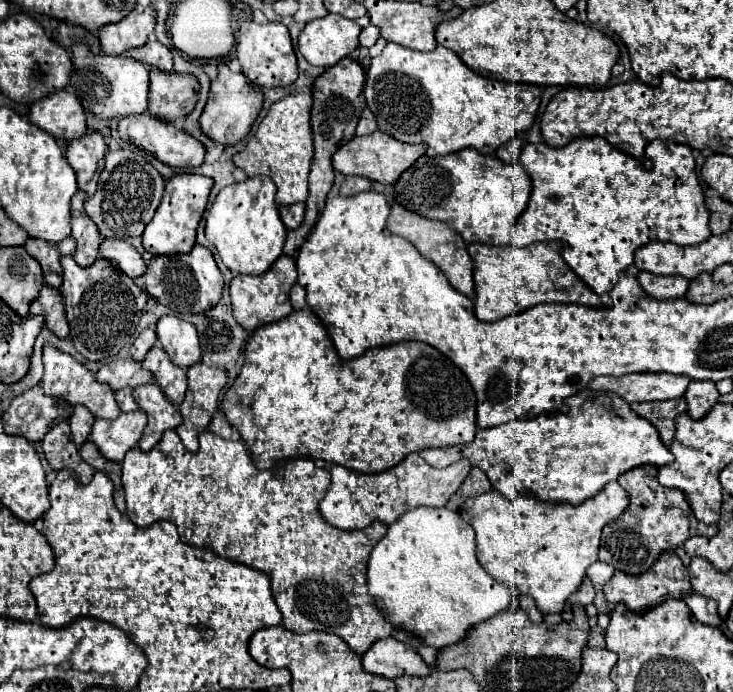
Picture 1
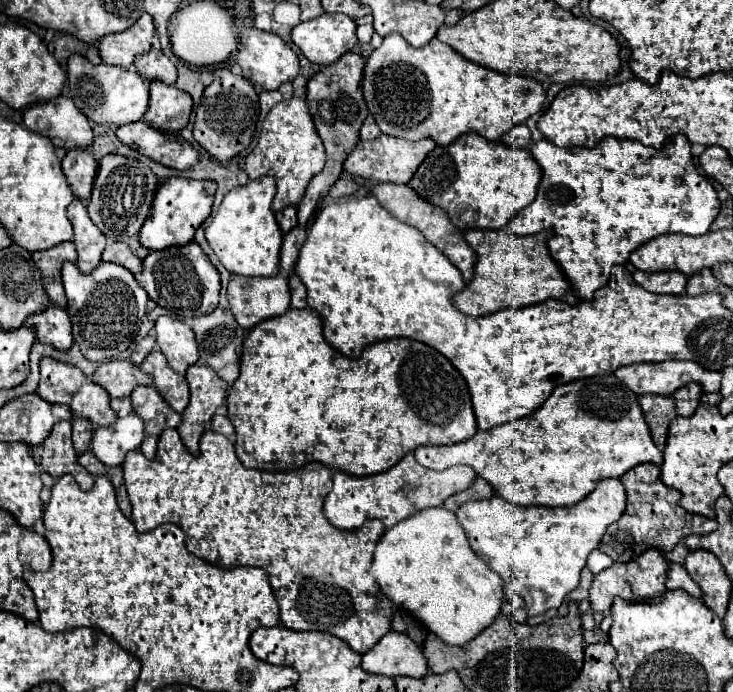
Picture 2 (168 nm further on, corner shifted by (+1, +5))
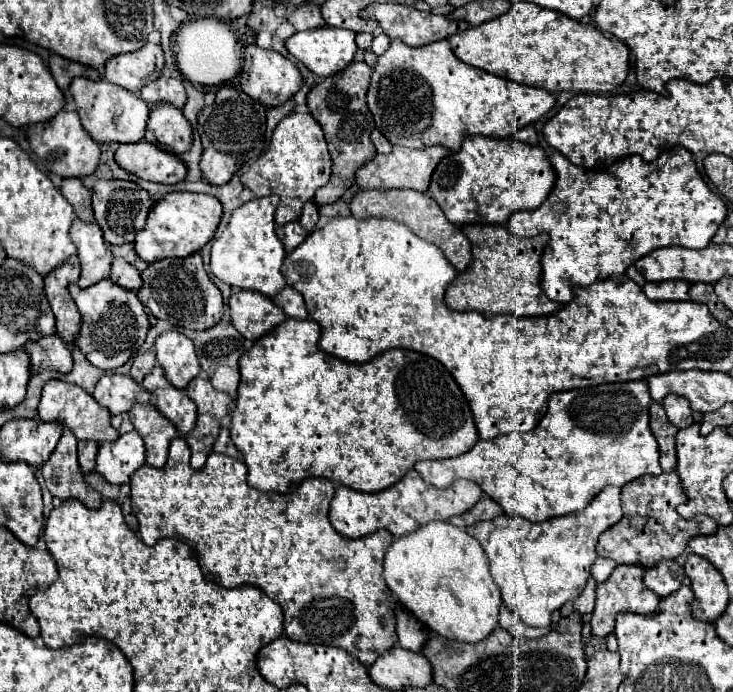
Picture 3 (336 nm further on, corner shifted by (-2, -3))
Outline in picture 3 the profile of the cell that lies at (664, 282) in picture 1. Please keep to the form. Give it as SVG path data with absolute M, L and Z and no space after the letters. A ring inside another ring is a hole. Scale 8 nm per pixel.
M677 279L677 281L665 281L665 283L645 283L643 287L645 295L653 301L687 301L689 295L689 283Z

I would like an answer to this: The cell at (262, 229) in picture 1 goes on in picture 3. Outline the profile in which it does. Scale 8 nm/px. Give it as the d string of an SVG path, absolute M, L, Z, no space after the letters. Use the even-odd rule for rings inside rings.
M259 197L243 203L233 211L223 235L211 245L211 273L231 287L253 289L267 297L273 297L285 287L281 265L285 259L285 247L275 233L275 209L279 197Z

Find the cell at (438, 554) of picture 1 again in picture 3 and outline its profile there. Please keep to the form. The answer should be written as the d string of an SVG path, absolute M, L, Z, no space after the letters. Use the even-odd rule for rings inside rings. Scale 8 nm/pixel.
M433 521L417 531L397 537L385 553L383 577L399 601L429 629L461 643L485 639L497 625L501 591L495 585L487 555L477 539L463 527Z

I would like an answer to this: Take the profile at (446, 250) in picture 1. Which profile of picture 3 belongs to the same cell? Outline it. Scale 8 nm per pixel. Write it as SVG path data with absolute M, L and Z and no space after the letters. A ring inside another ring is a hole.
M367 189L367 191L359 191L353 197L349 207L351 207L353 217L357 217L357 219L365 219L369 215L399 219L421 239L435 243L457 271L465 271L471 263L469 239L465 237L465 233L457 225L453 225L445 219L445 213L441 211L441 207L427 193L419 193L413 189Z

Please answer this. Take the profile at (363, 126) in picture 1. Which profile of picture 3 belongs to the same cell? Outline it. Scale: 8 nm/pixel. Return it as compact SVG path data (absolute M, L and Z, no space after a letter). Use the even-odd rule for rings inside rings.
M375 129L373 133L371 133L371 141L373 141L373 145L375 145L375 149L377 149L377 153L387 153L387 151L391 151L391 143Z

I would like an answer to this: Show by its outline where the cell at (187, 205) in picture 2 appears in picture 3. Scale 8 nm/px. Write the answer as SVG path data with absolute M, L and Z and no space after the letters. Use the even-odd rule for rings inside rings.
M167 193L149 211L147 225L135 237L135 251L145 263L153 263L165 257L187 257L197 253L215 233L221 221L223 209L217 199L201 193Z

